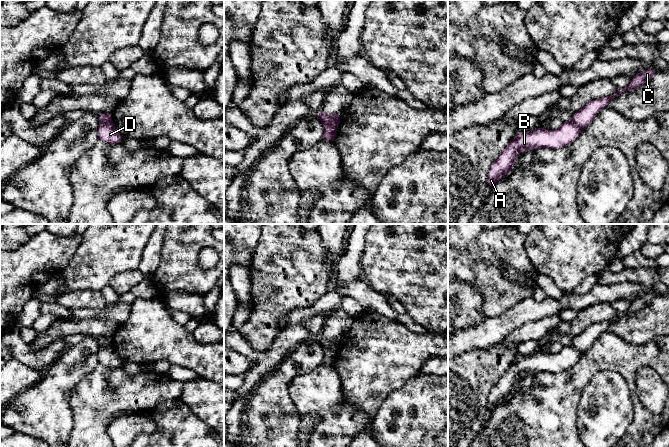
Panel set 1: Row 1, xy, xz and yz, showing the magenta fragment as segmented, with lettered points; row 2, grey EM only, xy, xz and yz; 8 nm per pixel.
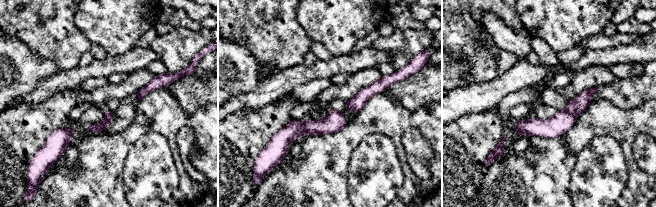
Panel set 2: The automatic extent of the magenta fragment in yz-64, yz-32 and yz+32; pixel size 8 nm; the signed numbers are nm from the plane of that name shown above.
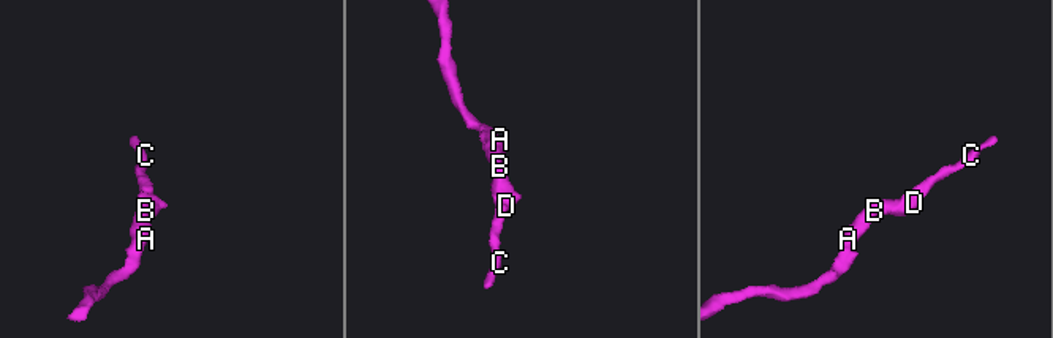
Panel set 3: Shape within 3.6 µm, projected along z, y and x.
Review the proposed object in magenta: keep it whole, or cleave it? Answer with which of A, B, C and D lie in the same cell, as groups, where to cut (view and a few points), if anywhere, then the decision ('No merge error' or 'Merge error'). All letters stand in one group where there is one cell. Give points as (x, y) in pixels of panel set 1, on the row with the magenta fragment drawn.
Groups: A B D / C. Split along xy (111, 122), (100, 124). Merge error

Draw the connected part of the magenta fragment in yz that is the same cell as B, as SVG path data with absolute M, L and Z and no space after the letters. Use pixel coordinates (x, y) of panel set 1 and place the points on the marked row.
M564 121L555 130L546 130L541 127L528 132L519 131L517 137L509 142L498 159L491 164L488 170L488 188L491 188L517 165L516 157L522 151L543 147L550 149L563 148L574 142L579 137L581 131L573 122L568 121Z

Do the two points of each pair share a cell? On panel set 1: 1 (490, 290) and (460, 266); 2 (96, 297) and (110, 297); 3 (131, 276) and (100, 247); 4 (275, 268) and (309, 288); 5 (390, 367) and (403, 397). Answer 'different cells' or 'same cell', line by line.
1: same cell
2: different cells
3: different cells
4: same cell
5: different cells

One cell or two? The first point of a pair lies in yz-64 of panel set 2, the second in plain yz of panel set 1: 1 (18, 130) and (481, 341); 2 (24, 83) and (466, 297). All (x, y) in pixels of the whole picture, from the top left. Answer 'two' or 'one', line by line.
1: two
2: one

